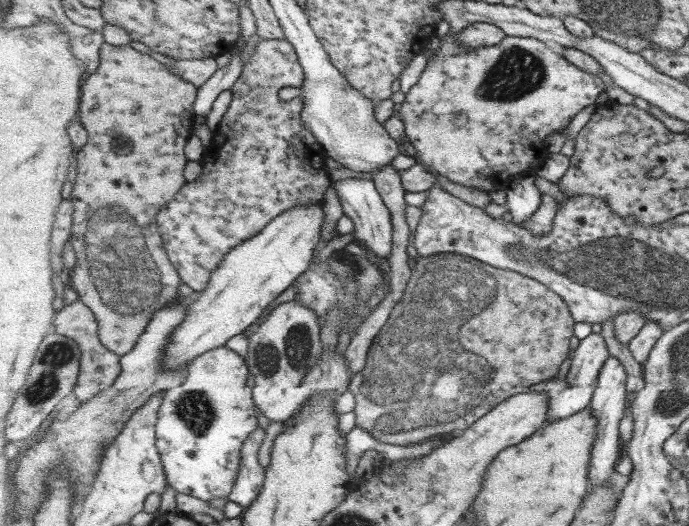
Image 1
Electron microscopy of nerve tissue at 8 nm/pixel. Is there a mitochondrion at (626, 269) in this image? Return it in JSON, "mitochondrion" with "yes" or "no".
{"mitochondrion":"yes"}

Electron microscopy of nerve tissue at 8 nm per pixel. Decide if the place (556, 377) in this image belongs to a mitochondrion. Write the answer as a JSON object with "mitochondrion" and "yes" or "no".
{"mitochondrion":"no"}

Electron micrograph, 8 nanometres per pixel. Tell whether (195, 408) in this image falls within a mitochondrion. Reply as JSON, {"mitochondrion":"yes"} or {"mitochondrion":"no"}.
{"mitochondrion":"yes"}

